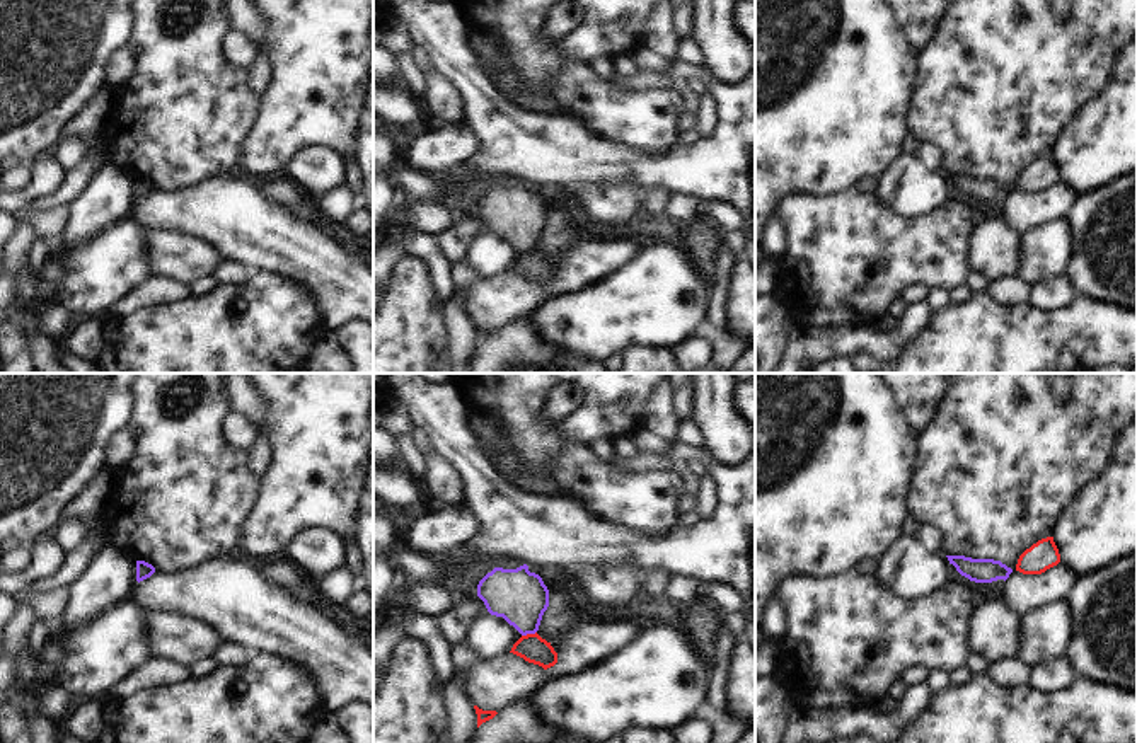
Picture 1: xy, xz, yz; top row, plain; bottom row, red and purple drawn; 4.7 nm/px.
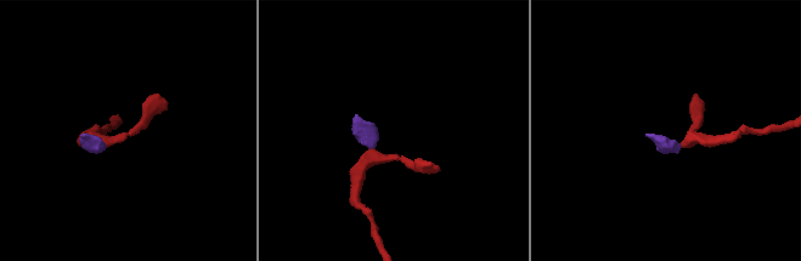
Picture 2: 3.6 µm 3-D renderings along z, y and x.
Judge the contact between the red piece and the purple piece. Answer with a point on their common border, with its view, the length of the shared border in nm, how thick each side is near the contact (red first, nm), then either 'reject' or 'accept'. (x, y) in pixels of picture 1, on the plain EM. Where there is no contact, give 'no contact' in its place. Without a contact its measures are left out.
xz (529, 253) | 80 nm | 140/260 nm | reject

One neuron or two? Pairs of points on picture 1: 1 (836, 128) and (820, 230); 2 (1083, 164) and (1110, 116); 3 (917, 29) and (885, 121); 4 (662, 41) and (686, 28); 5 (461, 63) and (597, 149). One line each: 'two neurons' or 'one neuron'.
1: two neurons
2: one neuron
3: two neurons
4: two neurons
5: one neuron

